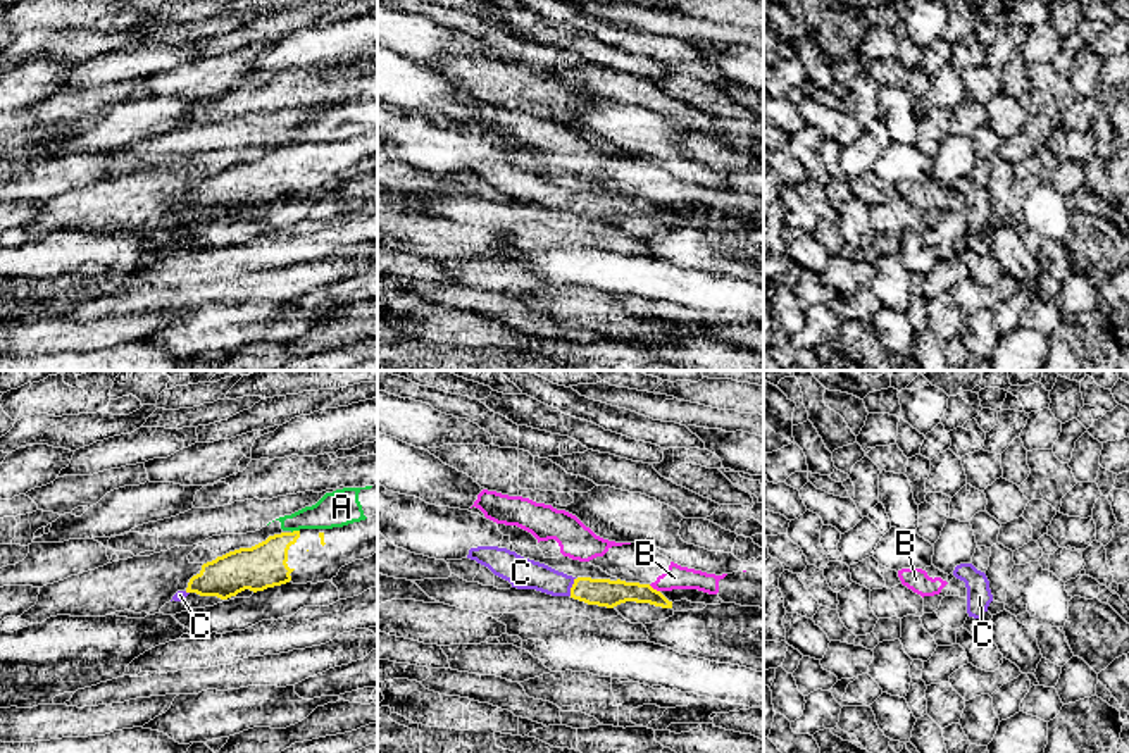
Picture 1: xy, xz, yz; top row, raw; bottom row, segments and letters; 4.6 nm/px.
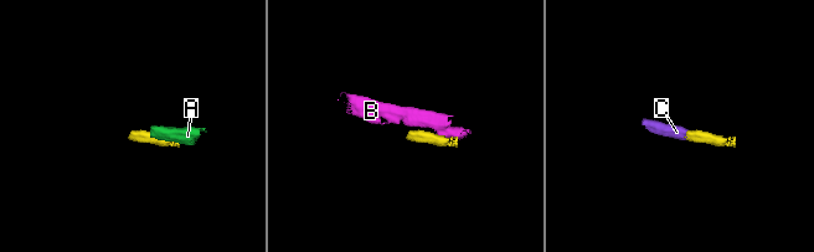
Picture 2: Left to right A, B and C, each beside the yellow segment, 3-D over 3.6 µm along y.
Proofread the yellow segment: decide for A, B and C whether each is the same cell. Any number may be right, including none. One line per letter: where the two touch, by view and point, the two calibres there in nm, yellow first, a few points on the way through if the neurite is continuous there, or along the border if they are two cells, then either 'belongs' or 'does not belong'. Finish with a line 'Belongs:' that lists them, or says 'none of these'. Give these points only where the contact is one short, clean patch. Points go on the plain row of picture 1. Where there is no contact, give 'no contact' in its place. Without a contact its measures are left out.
A: contact xy (295, 145); calibres 220 and 170 nm; border xy (299, 143), (292, 147); does not belong
B: contact xz (652, 202); calibres 130 and 110 nm; border xz (648, 199), (659, 205); does not belong
C: contact xz (573, 200); calibres 130 and 150 nm; way xz (607, 207), (573, 200), (521, 186); belongs
Belongs: C

